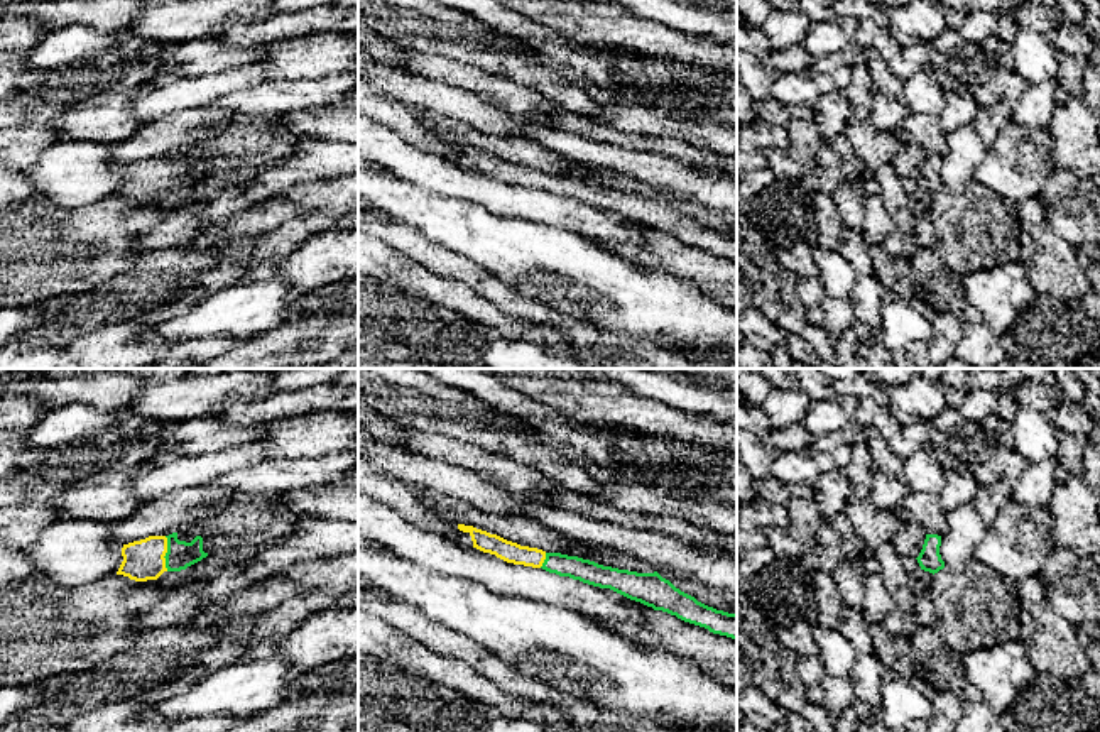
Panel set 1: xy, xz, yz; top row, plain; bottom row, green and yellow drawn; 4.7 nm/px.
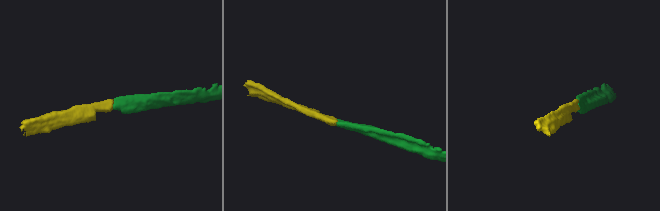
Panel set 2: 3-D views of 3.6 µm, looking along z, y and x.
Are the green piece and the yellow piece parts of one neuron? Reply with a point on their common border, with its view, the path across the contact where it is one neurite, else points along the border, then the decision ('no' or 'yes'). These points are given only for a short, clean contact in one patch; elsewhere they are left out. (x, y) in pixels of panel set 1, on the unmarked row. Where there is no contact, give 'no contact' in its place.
contact xy (166, 174); way xy (179, 176), (166, 174), (156, 174), (144, 181); yes

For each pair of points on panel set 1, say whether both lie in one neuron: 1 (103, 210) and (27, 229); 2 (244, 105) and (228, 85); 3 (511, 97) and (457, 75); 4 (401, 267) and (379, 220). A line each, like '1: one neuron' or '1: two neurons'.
1: one neuron
2: two neurons
3: one neuron
4: two neurons

